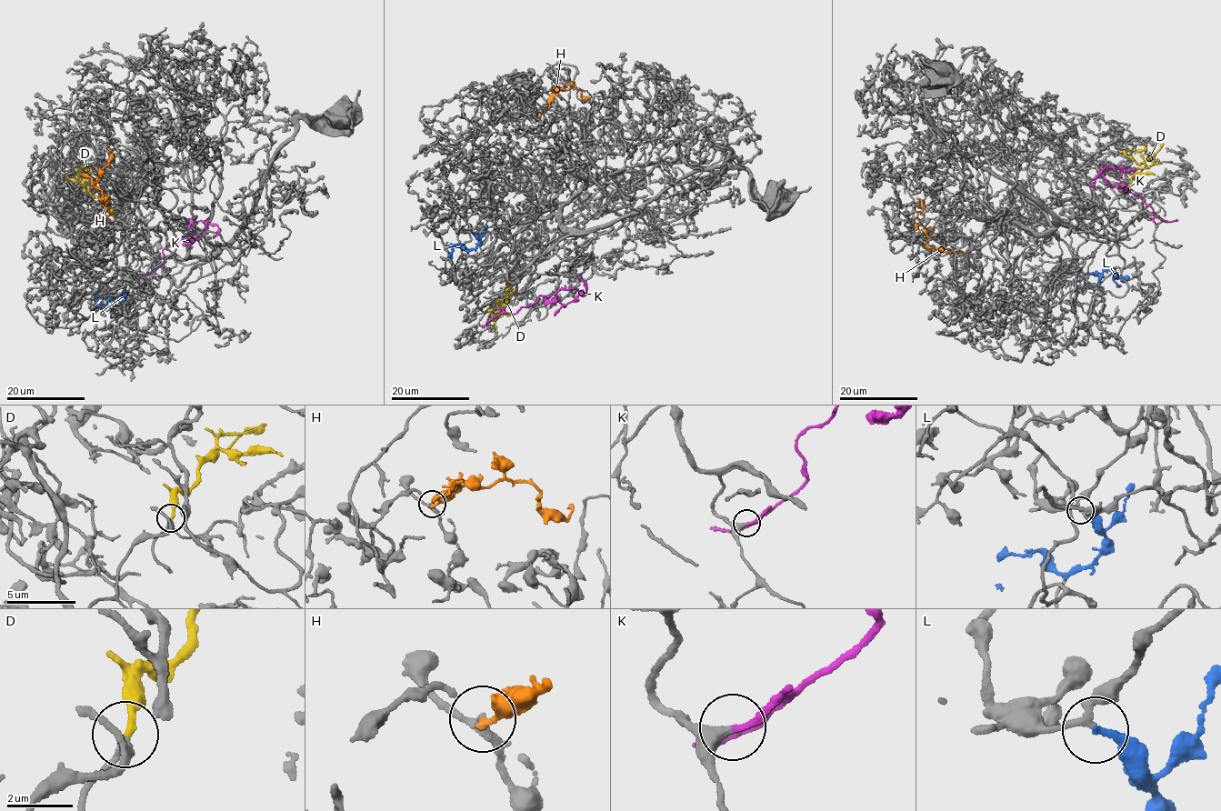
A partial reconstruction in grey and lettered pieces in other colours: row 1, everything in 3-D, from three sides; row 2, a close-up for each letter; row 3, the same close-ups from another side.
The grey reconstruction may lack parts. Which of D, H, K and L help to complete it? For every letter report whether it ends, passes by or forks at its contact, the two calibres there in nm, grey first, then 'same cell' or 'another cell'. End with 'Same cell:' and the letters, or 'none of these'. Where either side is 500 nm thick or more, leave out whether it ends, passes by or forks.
D: it ends | 170/200 nm | same cell
H: it ends | 200/240 nm | another cell
K: it ends | 280/170 nm | same cell
L: it ends | 170/200 nm | same cell
Same cell: D, K, L

